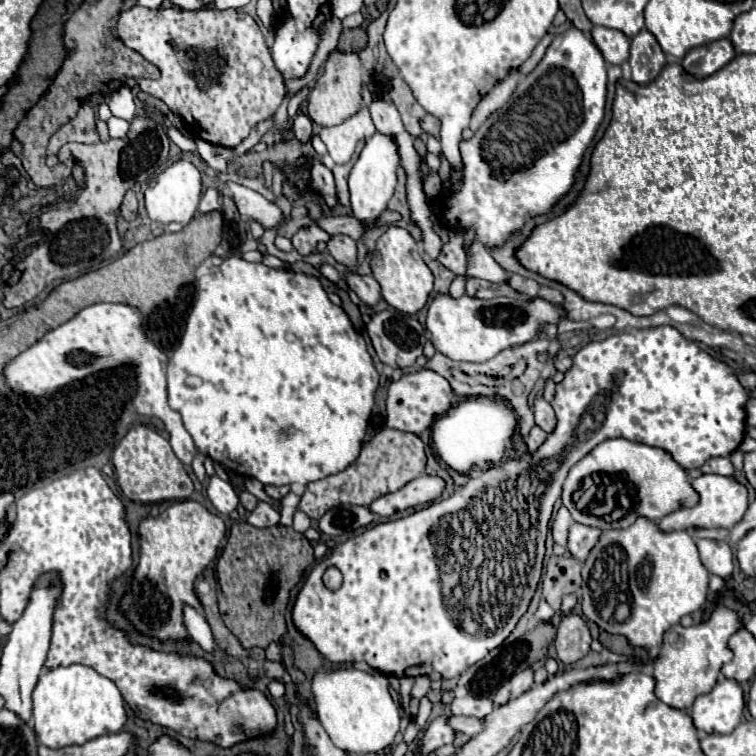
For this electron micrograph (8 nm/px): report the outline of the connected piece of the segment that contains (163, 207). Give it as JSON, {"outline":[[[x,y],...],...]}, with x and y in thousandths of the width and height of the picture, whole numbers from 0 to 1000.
{"outline":[[[234,213],[197,242],[197,247],[192,250],[192,276],[200,292],[210,295],[234,292],[239,298],[247,298],[261,279],[263,261],[266,261],[266,231],[261,221],[250,213]]]}

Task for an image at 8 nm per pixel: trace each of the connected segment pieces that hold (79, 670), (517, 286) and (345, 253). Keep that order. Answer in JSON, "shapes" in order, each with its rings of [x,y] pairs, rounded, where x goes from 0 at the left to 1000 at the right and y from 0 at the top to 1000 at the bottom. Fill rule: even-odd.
{"shapes":[[[[91,880],[65,885],[44,911],[44,964],[52,983],[65,991],[110,985],[126,975],[155,970],[165,954],[165,930],[157,911],[120,882]]],[[[676,364],[671,374],[673,374],[684,388],[692,388],[692,390],[700,390],[700,393],[708,393],[710,385],[713,385],[713,374],[710,374],[710,372],[697,369],[697,366],[689,366],[689,364]]],[[[440,311],[433,321],[433,332],[438,335],[438,340],[446,348],[451,348],[462,356],[467,356],[472,351],[472,321],[459,311]]]]}

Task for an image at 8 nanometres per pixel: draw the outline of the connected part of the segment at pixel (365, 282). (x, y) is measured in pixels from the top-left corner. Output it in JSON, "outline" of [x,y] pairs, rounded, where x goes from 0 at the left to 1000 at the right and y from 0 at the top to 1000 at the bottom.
{"outline":[[[464,358],[464,361],[456,364],[456,369],[459,369],[462,380],[475,390],[475,396],[478,396],[483,403],[496,406],[496,403],[501,401],[501,396],[504,396],[504,380],[501,380],[501,374],[499,374],[491,364],[475,366],[475,364],[470,364],[470,361]]]}

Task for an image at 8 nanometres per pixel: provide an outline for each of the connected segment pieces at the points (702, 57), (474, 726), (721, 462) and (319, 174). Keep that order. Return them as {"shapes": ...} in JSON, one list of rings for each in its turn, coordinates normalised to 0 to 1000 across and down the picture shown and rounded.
{"shapes":[[[[956,49],[956,52],[948,52],[946,57],[914,65],[901,78],[901,86],[906,89],[909,97],[914,97],[919,102],[935,102],[935,99],[951,94],[954,89],[959,89],[972,73],[975,73],[975,67],[972,67],[967,52]]],[[[597,948],[597,959],[602,962],[602,967],[607,970],[618,970],[618,972],[631,972],[639,964],[639,951],[631,948]]],[[[946,604],[940,607],[935,615],[927,618],[930,626],[946,626],[946,628],[959,628],[959,631],[970,631],[970,615],[962,604]]],[[[414,213],[414,221],[411,221],[411,250],[425,255],[435,274],[443,274],[446,261],[443,261],[440,229],[427,216],[422,216],[422,213]]]]}

